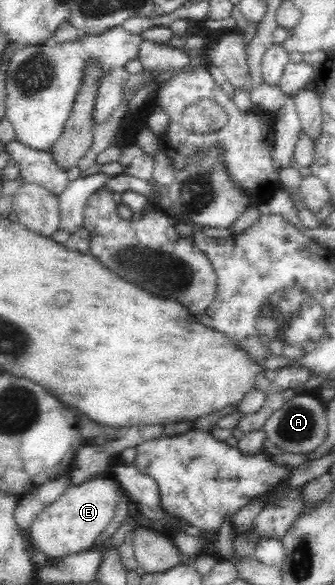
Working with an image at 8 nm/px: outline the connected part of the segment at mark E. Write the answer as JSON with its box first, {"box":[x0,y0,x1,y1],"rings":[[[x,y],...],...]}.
{"box":[29,478,123,558],"rings":[[[95,478],[83,484],[71,485],[50,506],[37,514],[29,528],[32,542],[49,558],[61,558],[67,554],[89,549],[93,541],[113,520],[116,501],[123,492],[113,478]]]}

